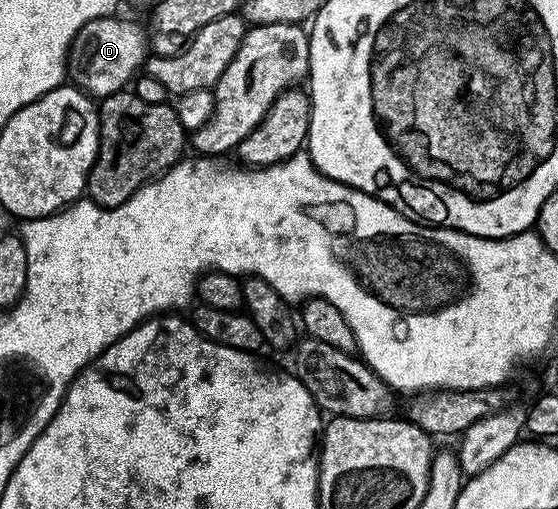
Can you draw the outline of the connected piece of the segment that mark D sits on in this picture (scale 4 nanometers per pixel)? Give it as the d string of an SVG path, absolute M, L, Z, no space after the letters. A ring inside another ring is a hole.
M120 17L90 20L77 32L72 47L68 49L67 77L71 85L96 100L103 100L125 89L137 77L150 54L150 38L145 27L143 30L138 23Z

